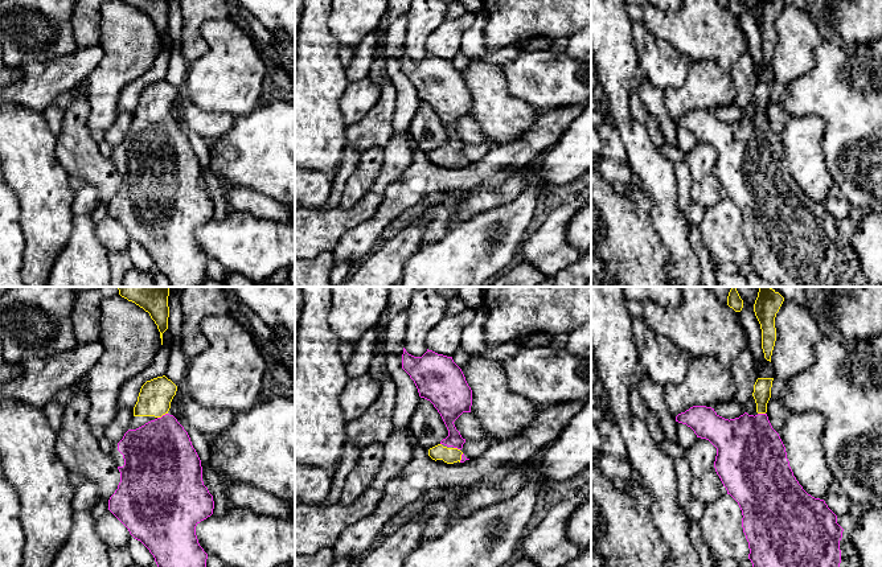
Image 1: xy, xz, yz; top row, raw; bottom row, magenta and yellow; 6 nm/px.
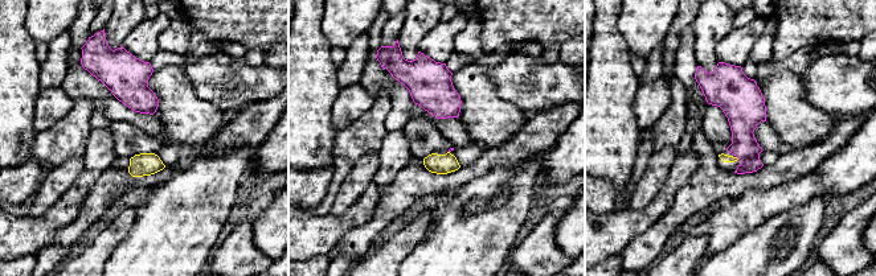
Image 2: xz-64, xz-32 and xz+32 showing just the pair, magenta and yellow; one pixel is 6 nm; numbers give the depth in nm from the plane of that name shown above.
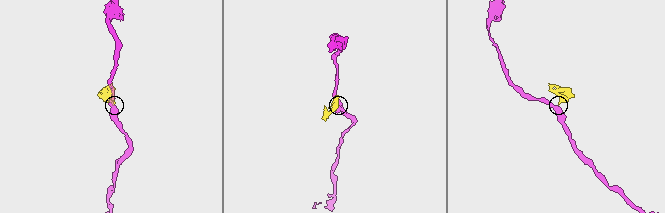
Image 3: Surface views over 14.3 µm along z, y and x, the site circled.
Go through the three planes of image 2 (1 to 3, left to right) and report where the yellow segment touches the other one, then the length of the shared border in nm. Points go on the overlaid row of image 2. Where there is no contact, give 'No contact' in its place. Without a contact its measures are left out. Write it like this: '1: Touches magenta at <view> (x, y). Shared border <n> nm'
1: No contact
2: No contact
3: Touches magenta at xz+32 (737, 157). Shared border 30 nm

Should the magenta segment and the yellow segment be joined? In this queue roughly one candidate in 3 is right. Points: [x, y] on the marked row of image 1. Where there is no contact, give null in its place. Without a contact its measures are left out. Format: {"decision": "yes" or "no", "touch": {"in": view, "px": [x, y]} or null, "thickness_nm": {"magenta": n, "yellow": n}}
{"decision": "yes", "touch": {"in": "xy", "px": [163, 415]}, "thickness_nm": {"magenta": 420, "yellow": 200}}

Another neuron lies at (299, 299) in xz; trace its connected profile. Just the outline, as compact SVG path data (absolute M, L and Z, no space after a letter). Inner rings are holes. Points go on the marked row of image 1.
M295 287L295 348L296 348L296 333L298 333L299 321L300 321L303 301L304 299L301 293L301 287Z

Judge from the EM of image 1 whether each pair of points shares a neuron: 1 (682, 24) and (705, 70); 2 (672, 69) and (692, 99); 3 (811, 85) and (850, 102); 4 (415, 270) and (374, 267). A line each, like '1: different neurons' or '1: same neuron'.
1: different neurons
2: different neurons
3: same neuron
4: different neurons

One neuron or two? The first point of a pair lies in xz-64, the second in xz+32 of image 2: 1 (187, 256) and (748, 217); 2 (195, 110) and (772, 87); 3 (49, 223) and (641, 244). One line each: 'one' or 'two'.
1: two
2: one
3: two

